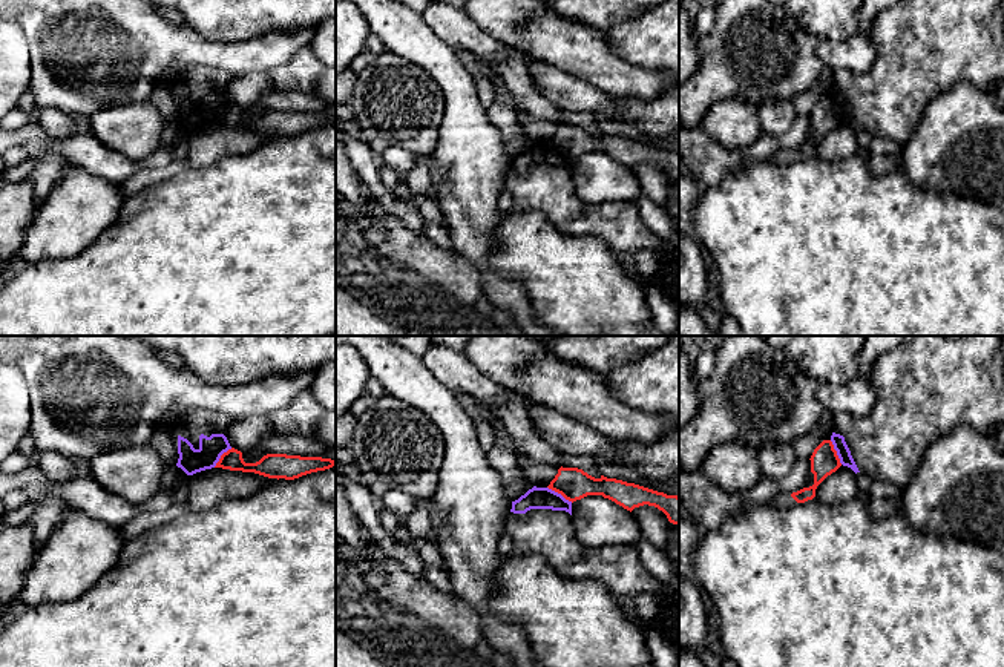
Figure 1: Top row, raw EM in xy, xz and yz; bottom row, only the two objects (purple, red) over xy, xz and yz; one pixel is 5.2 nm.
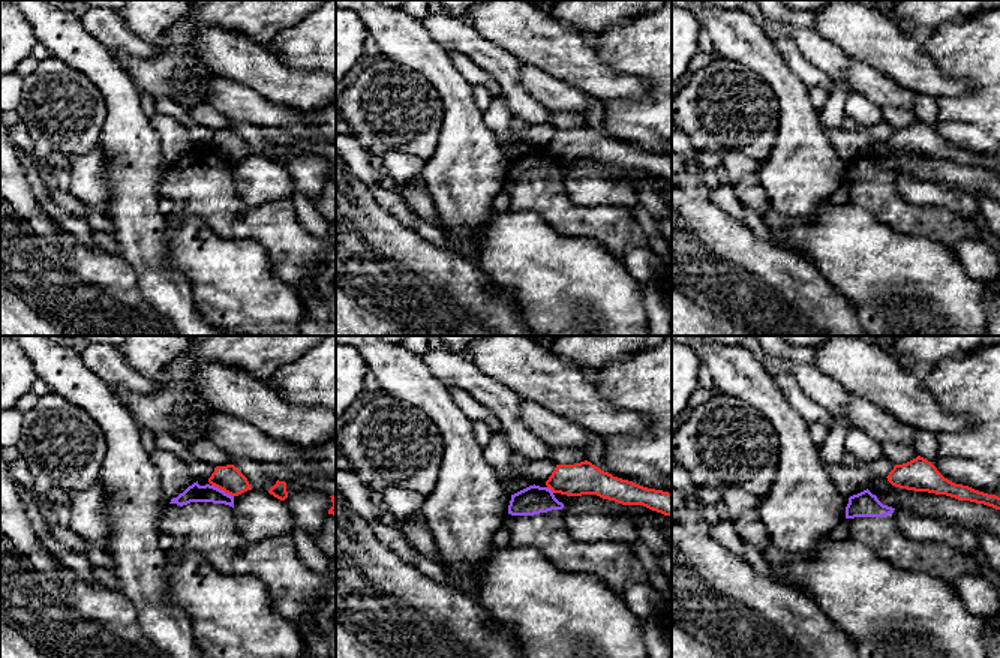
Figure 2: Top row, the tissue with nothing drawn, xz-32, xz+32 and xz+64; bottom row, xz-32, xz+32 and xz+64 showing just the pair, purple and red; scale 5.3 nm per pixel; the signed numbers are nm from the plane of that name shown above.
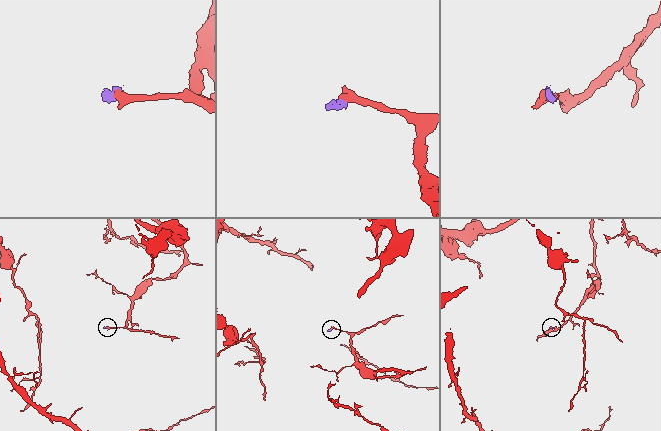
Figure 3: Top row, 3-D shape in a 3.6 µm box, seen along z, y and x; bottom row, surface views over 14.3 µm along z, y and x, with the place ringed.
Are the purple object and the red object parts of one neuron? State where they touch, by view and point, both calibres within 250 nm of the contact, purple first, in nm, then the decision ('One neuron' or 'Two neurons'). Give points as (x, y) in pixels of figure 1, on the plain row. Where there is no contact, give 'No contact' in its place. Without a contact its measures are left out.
Touches purple at xz (560, 151). Thickness 110 nm (purple) against 170 nm. Two neurons

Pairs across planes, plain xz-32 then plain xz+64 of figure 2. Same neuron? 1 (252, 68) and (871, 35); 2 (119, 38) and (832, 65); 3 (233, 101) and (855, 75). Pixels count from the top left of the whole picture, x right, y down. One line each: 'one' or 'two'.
1: one
2: one
3: one

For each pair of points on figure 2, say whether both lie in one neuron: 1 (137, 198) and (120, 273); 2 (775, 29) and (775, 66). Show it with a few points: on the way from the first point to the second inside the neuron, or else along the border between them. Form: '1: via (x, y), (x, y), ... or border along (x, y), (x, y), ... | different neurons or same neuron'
1: border along (120, 254), (135, 272), (140, 290) | different neurons
2: border along (765, 33), (769, 39) | different neurons

